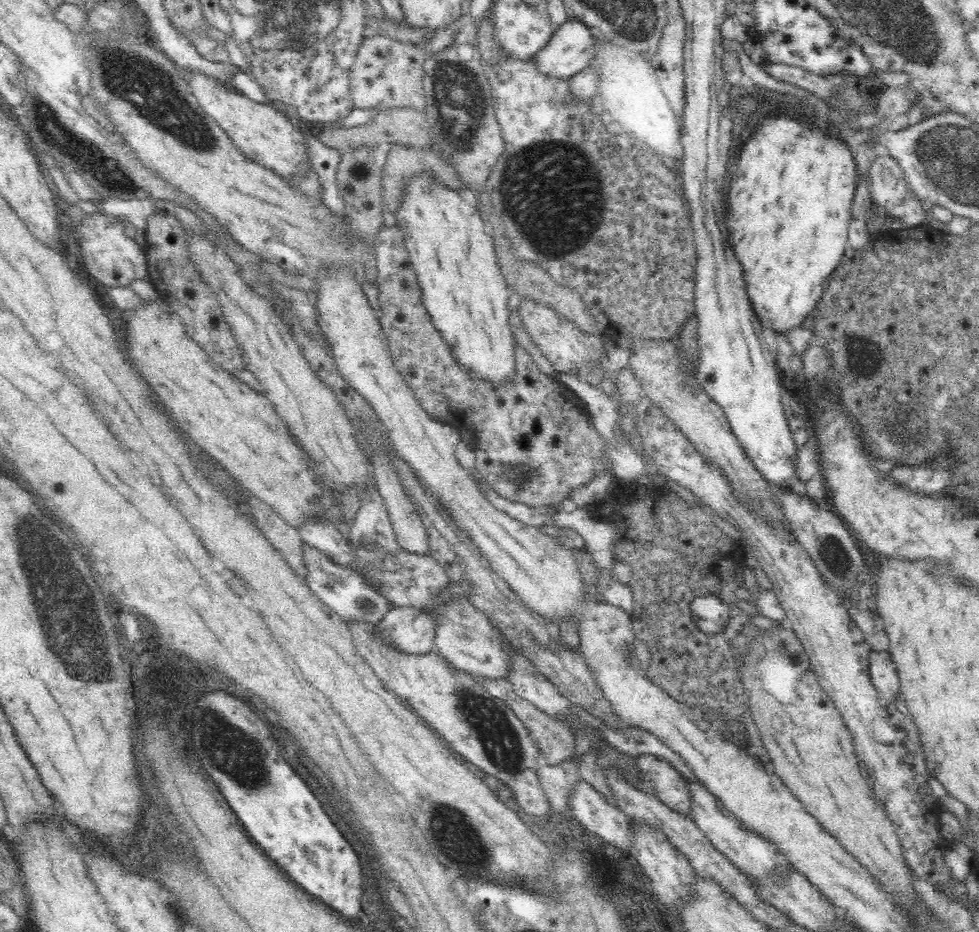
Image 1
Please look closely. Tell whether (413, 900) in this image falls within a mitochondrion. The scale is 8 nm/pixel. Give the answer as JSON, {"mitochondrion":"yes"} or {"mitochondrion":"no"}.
{"mitochondrion":"no"}

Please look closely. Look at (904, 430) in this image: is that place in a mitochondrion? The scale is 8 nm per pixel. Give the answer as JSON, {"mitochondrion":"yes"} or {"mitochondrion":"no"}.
{"mitochondrion":"yes"}

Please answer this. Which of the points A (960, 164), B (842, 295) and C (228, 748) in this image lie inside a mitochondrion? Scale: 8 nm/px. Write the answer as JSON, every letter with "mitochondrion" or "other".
{"A":"mitochondrion","B":"other","C":"mitochondrion"}

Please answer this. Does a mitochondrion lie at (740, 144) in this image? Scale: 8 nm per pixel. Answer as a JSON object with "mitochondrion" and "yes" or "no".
{"mitochondrion":"no"}

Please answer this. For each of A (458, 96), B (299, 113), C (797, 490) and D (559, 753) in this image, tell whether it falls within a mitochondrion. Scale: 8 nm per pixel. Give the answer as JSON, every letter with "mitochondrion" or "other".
{"A":"mitochondrion","B":"other","C":"other","D":"other"}

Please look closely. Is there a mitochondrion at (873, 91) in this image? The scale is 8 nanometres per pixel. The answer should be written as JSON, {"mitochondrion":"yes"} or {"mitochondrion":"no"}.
{"mitochondrion":"no"}

